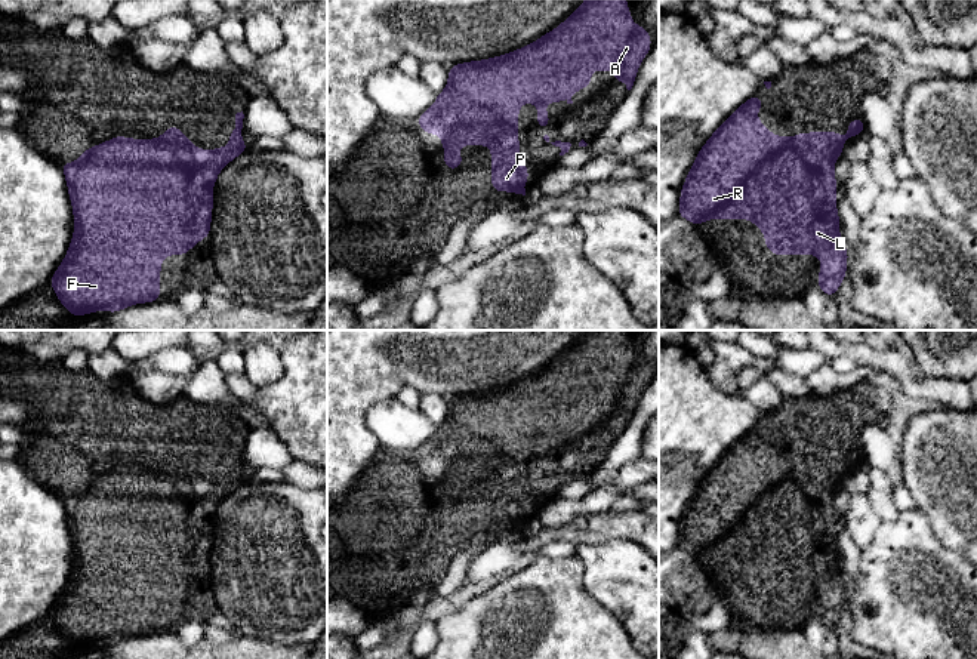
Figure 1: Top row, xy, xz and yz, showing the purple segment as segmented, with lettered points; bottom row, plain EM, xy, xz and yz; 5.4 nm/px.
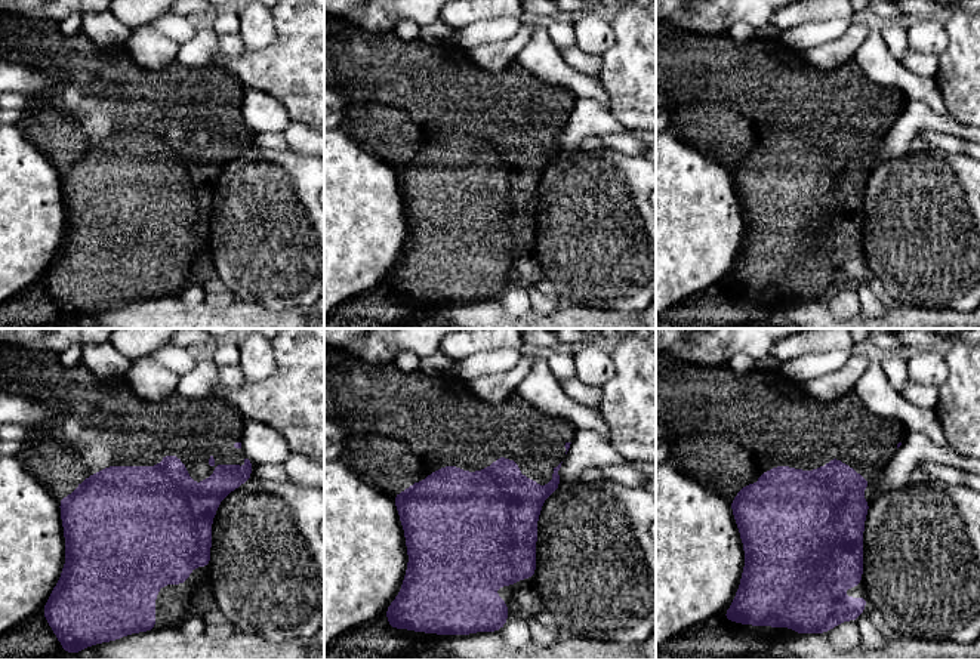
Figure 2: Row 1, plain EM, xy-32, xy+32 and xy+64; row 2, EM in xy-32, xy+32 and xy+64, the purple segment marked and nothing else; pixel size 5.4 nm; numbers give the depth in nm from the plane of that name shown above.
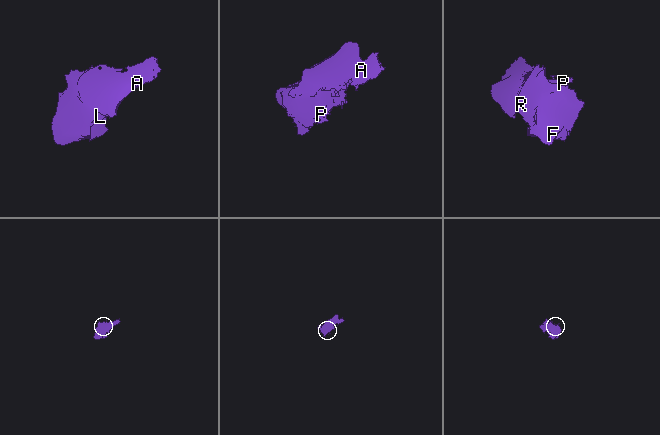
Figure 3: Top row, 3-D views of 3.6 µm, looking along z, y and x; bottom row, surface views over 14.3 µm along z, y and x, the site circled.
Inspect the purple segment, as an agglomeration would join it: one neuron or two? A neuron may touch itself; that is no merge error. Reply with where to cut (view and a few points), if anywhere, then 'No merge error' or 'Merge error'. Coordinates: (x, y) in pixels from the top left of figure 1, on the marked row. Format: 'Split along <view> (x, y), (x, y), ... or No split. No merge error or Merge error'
No split. No merge error

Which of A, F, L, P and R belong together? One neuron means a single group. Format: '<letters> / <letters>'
A F L P R

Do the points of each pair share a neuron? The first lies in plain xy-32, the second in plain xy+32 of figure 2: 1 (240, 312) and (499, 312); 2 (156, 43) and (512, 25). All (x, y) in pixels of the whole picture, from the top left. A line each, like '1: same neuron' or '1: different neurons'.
1: same neuron
2: different neurons

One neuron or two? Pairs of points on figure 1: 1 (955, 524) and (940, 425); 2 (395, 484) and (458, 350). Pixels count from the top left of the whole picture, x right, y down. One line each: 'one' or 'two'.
1: one
2: two

